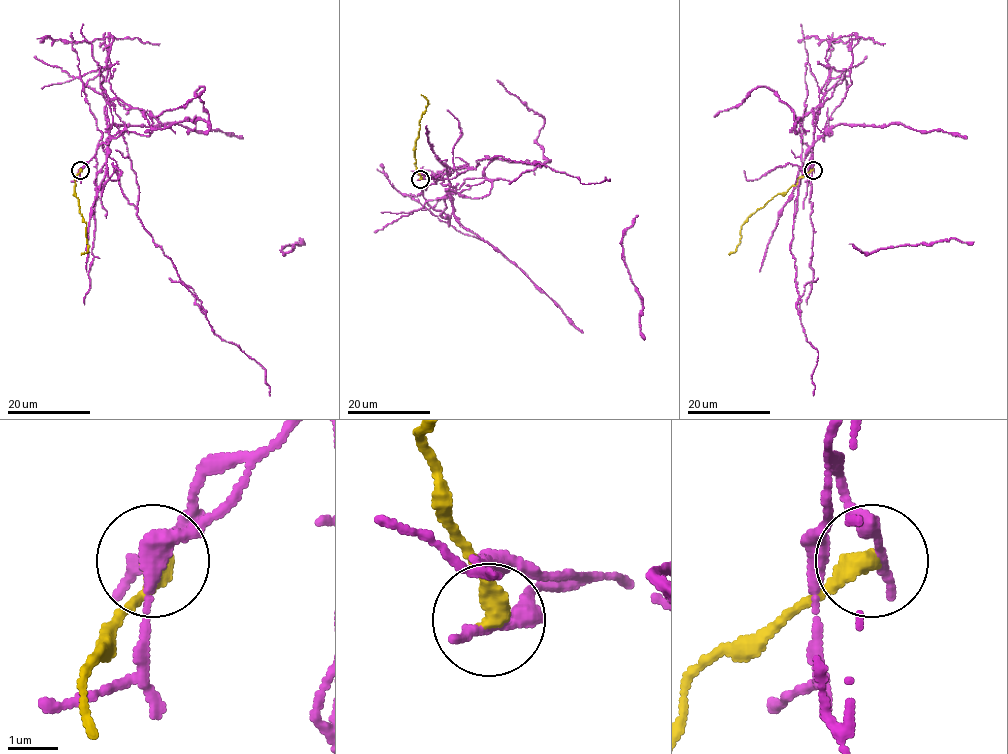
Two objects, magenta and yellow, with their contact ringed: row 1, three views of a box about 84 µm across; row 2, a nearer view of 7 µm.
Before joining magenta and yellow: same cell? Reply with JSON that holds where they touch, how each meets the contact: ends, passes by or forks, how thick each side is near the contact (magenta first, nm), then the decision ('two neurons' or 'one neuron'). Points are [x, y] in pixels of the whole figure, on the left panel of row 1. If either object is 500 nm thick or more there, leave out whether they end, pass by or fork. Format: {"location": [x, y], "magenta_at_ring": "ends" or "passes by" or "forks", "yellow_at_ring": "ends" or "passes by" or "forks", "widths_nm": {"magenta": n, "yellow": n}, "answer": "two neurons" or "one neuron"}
{"location": [80, 170], "magenta_at_ring": "ends", "yellow_at_ring": "ends", "widths_nm": {"magenta": 280, "yellow": 420}, "answer": "two neurons"}

